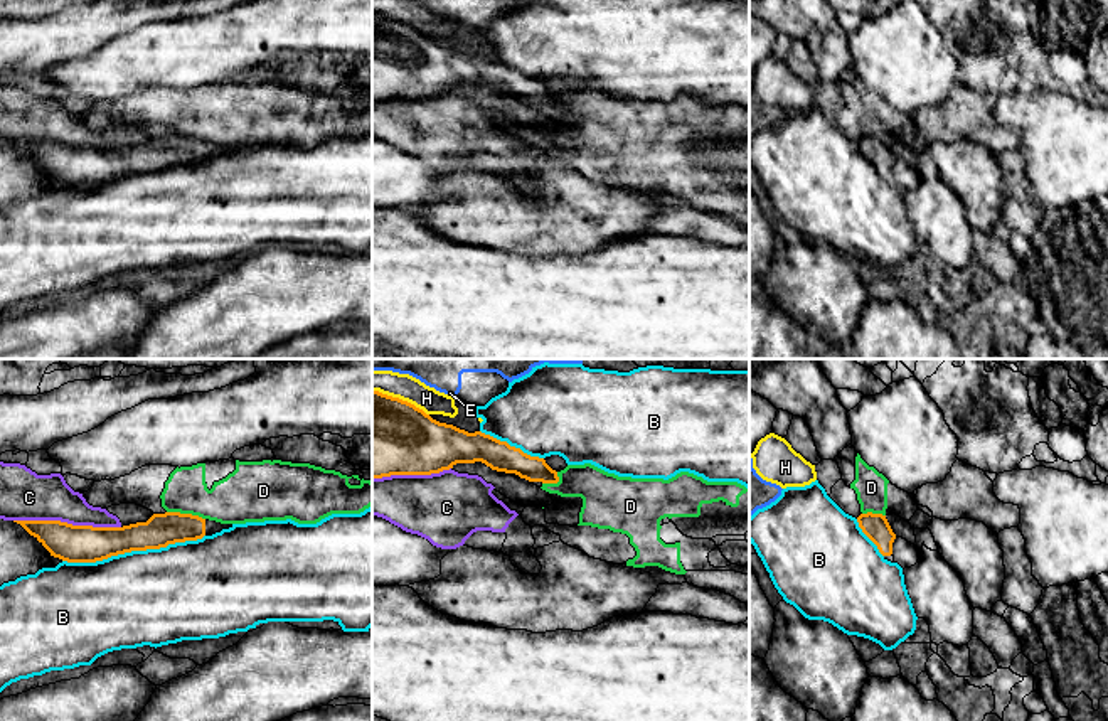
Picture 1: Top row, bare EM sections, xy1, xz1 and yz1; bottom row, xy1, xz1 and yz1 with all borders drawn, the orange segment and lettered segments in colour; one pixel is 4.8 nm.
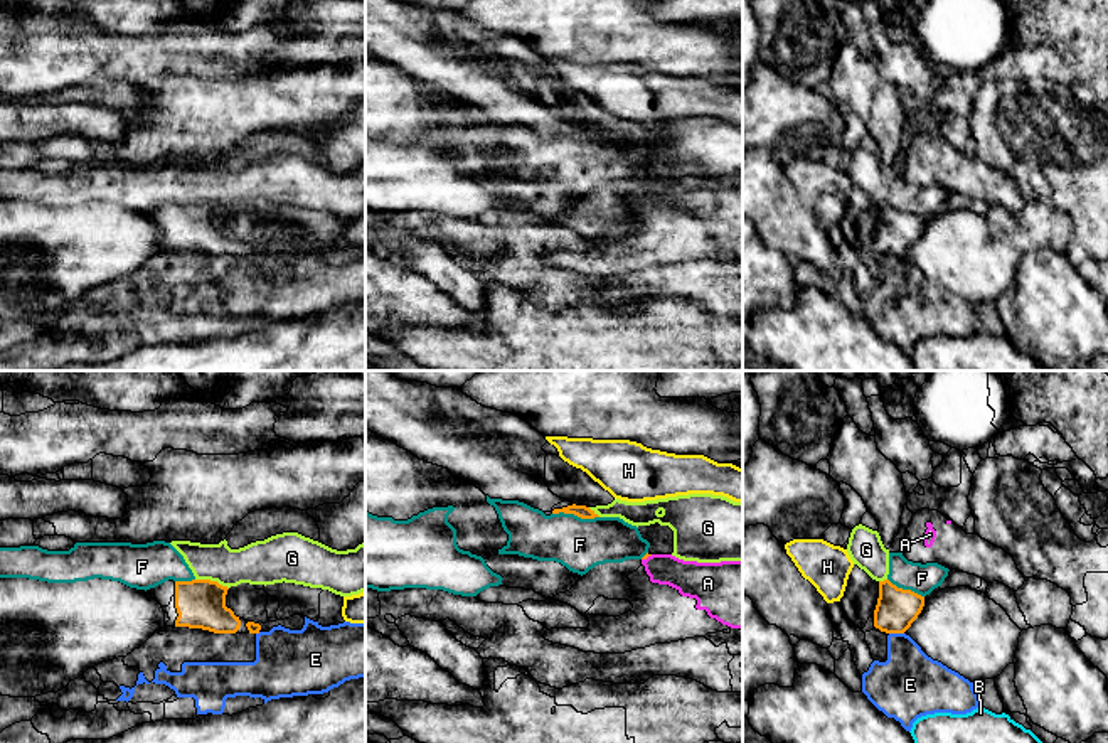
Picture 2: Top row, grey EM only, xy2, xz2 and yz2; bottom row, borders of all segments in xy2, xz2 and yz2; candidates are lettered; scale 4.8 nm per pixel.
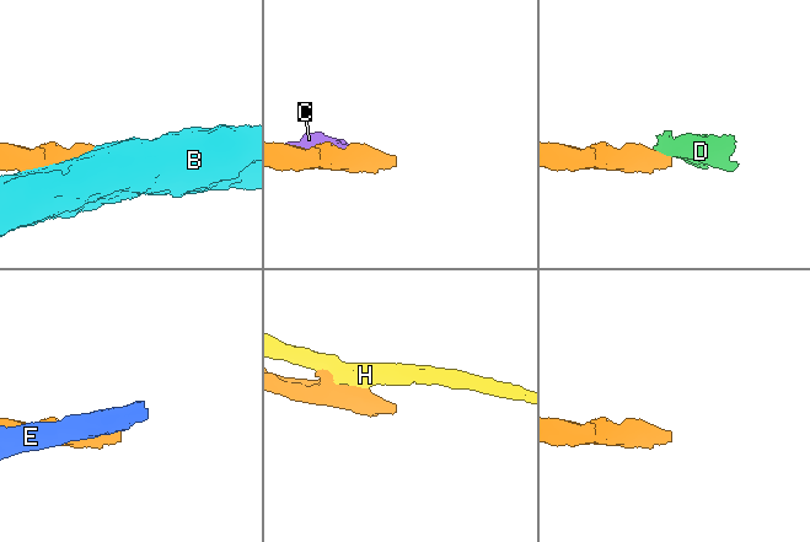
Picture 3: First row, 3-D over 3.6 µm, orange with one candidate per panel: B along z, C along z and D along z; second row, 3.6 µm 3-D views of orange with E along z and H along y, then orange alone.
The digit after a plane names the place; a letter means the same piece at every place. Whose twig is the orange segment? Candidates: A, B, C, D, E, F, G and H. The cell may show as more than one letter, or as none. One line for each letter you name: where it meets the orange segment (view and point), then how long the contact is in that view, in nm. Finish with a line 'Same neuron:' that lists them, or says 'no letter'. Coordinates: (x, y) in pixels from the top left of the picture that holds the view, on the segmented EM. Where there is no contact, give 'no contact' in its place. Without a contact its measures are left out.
Same neuron: no letter

